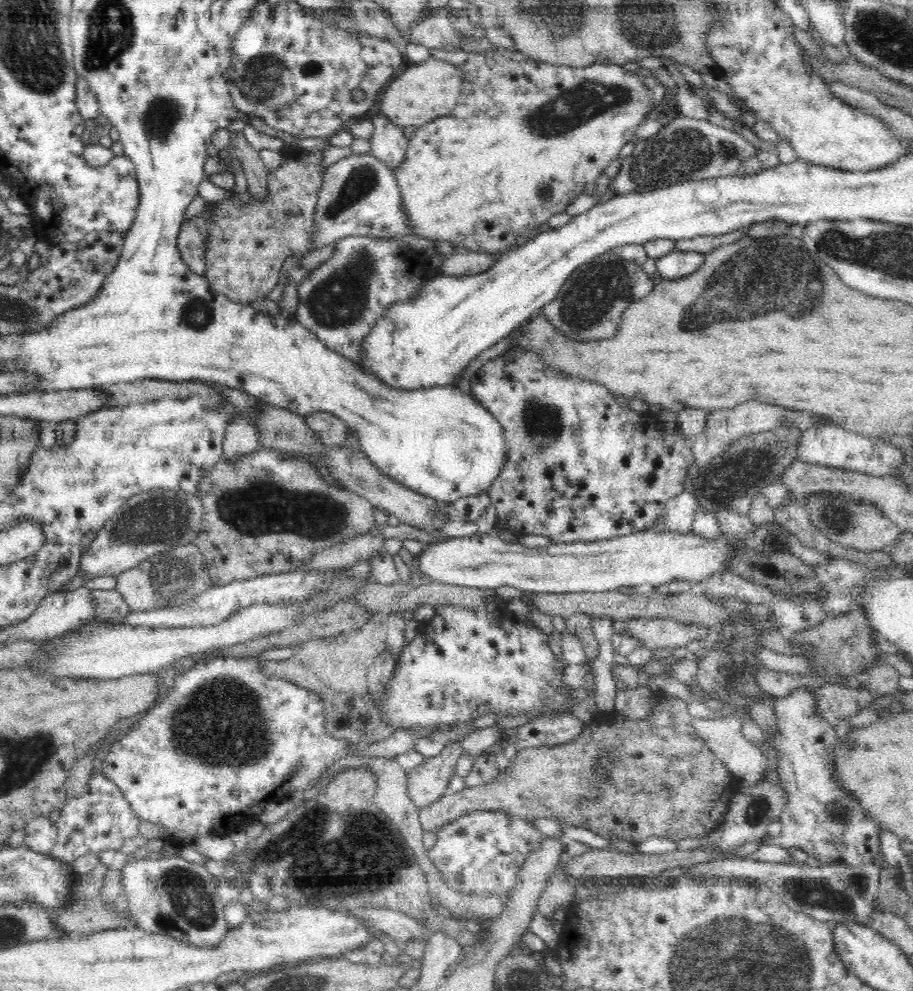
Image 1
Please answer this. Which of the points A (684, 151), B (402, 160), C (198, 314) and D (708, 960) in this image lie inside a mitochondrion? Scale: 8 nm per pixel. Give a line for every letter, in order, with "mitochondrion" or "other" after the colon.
A: mitochondrion
B: other
C: mitochondrion
D: mitochondrion

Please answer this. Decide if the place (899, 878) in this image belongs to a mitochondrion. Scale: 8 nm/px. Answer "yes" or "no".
no

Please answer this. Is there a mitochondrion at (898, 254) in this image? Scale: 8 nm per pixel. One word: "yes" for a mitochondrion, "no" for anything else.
yes

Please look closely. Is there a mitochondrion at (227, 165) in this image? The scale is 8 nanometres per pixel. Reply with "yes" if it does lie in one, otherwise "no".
no

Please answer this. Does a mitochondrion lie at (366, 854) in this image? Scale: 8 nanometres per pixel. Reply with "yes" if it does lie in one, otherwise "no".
yes

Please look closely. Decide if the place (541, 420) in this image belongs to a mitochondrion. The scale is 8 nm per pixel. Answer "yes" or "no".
yes

